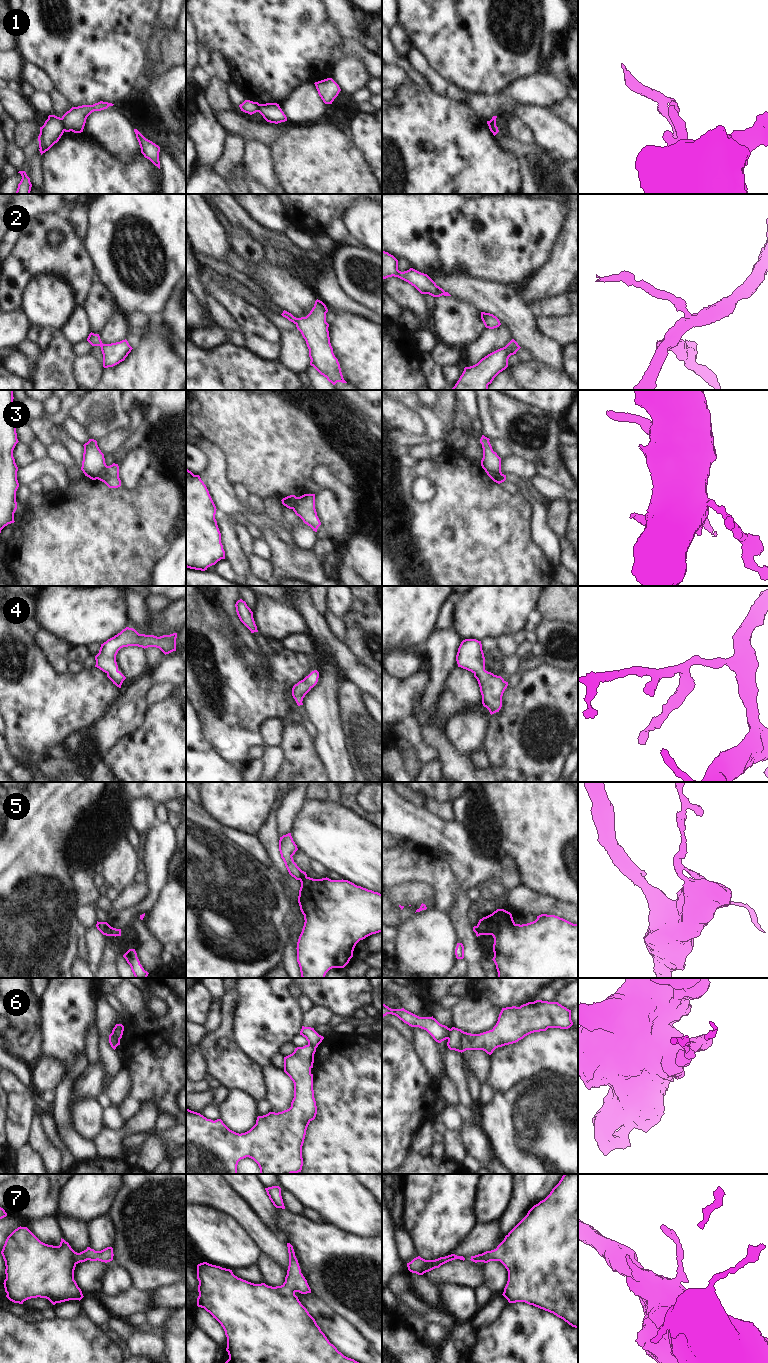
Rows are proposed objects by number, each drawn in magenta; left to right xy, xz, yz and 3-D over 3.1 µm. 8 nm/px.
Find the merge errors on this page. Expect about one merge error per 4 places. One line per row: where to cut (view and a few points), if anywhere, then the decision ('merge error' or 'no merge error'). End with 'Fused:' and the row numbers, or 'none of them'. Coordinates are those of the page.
1: cut xy (61, 118), (64, 130); merge error
2: cut none; no merge error
3: cut xy (107, 466), (96, 478); merge error
4: cut none; no merge error
5: cut xy (111, 927), (111, 930), (106, 935); merge error
6: cut yz (451, 1029), (447, 1038); merge error
7: cut none; no merge error
Fused: 1, 3, 5, 6

